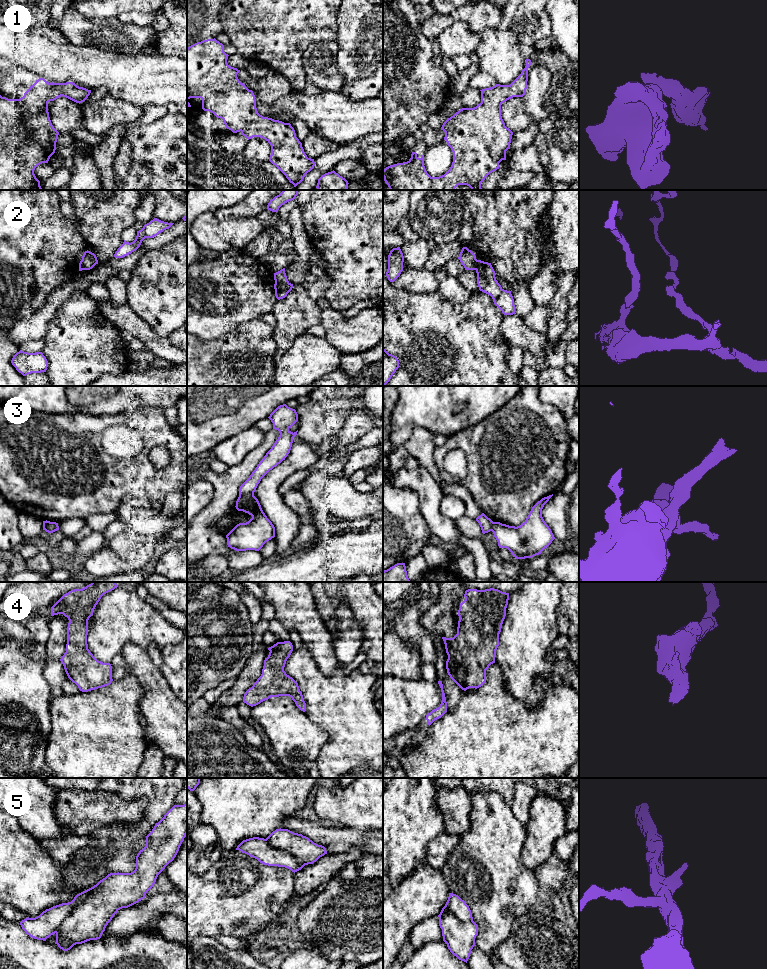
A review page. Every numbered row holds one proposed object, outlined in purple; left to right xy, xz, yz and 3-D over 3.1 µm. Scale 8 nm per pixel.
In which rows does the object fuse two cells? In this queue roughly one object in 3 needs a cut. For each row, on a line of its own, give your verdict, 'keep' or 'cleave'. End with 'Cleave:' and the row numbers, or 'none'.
1: keep
2: cleave
3: cleave
4: keep
5: cleave
Cleave: 2, 3, 5

